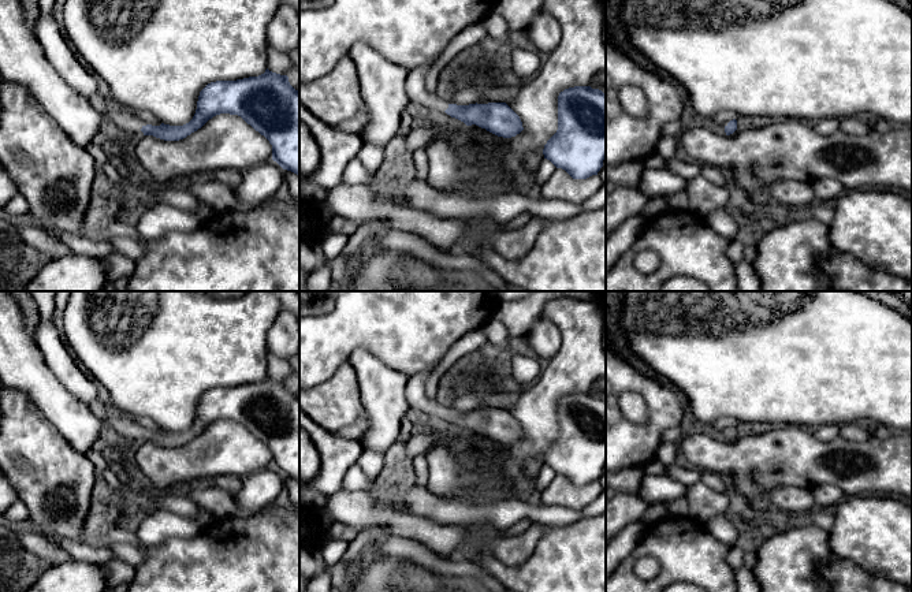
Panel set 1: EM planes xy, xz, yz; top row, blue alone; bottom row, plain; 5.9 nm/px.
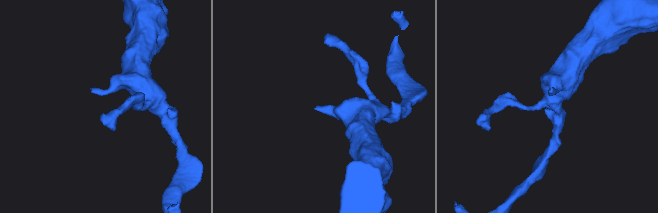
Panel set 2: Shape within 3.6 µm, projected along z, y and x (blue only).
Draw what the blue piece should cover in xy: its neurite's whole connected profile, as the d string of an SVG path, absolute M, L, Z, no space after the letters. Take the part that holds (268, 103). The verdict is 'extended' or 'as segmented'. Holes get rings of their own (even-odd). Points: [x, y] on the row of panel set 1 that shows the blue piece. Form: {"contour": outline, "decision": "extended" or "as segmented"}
{"contour": "M267 68L258 77L211 82L200 92L193 119L183 126L164 123L160 126L144 126L141 119L133 113L131 108L116 103L112 97L105 98L105 103L107 112L103 118L105 130L109 133L126 137L141 130L144 135L153 135L164 141L183 139L216 115L238 115L269 141L273 161L283 170L299 175L299 92L290 85L287 75L280 75Z", "decision": "extended"}

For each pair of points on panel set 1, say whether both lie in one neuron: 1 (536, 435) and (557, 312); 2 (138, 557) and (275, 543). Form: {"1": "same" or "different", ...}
{"1": "same", "2": "different"}

